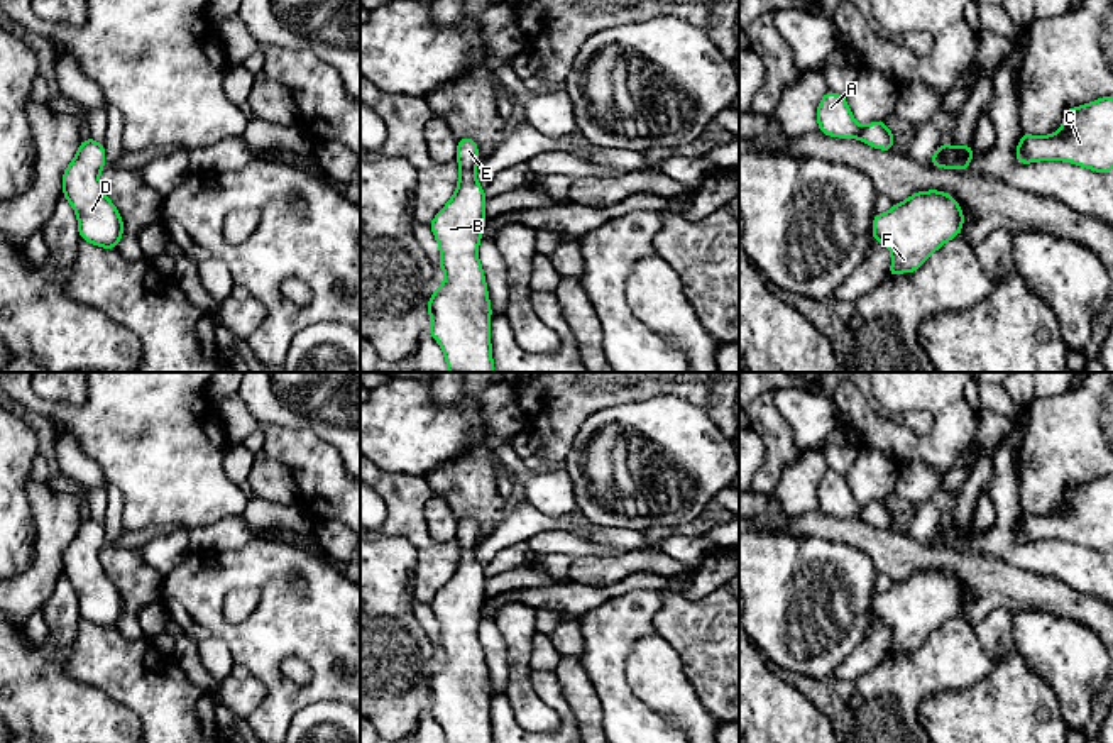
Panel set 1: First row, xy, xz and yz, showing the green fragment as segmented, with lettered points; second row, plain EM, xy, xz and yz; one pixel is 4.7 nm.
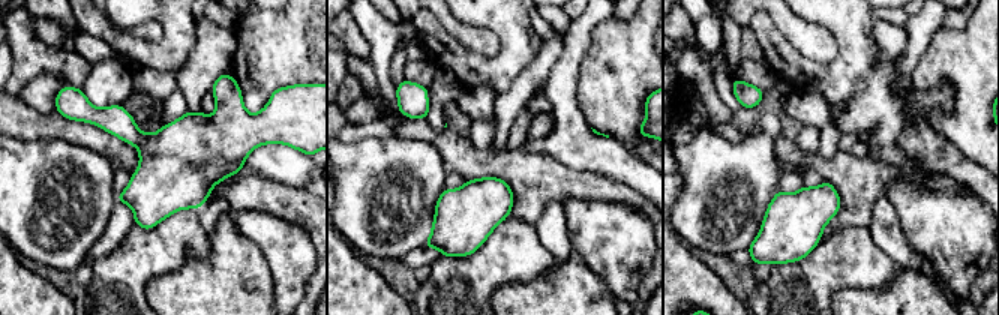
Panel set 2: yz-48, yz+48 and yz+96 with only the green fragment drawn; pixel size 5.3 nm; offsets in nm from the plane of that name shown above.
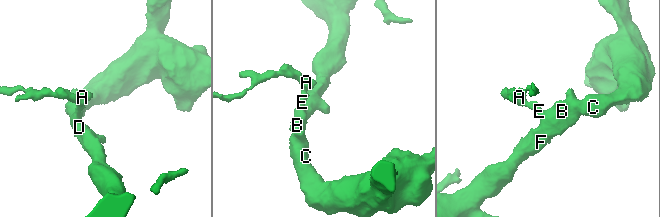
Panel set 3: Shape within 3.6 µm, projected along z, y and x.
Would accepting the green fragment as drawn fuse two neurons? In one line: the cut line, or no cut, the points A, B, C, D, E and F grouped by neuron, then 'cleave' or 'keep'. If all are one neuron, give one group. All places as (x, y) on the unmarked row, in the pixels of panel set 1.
cut none; groups A B C D E F; keep

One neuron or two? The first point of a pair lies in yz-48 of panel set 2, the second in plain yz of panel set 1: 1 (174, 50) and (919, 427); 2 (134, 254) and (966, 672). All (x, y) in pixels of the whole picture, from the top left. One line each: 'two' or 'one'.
1: two
2: one

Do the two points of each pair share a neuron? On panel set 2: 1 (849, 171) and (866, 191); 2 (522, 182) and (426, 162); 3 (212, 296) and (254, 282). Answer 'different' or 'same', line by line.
1: same
2: different
3: same

